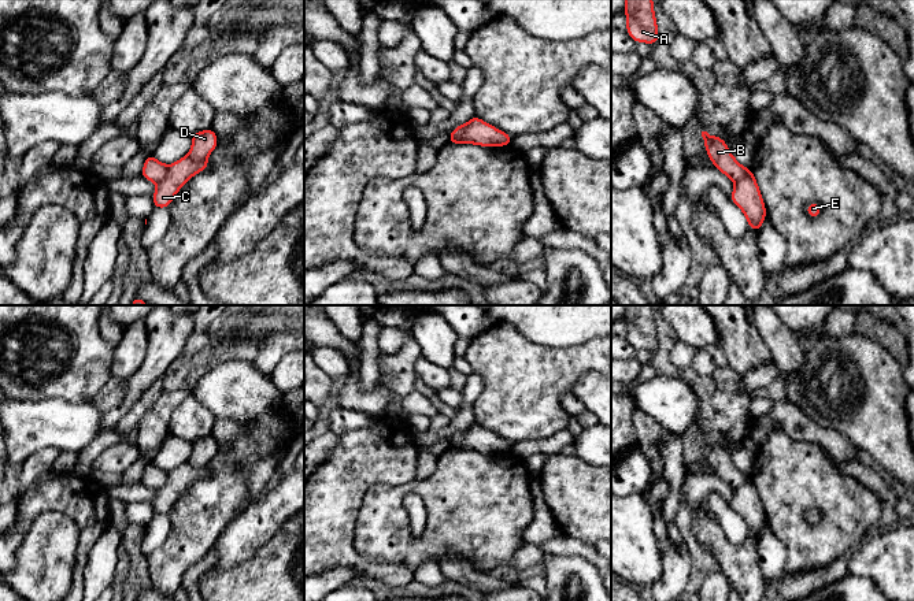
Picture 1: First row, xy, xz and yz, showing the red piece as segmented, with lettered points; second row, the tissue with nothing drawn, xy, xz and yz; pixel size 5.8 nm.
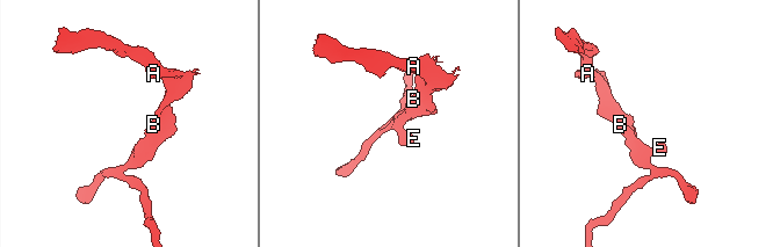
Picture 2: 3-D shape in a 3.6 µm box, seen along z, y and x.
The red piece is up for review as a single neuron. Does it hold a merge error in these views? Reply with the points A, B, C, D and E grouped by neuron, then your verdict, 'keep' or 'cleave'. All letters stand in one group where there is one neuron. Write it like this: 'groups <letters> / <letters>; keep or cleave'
groups A B D / C E; cleave

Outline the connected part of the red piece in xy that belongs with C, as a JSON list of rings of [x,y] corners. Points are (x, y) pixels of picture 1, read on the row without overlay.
[[[188,463],[181,464],[169,472],[164,486],[158,490],[155,500],[151,502],[158,515],[169,515],[178,497],[196,481],[208,474],[208,465],[195,468]]]

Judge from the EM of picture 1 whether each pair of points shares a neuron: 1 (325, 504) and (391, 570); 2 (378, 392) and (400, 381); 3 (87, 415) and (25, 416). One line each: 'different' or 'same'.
1: same
2: different
3: same

